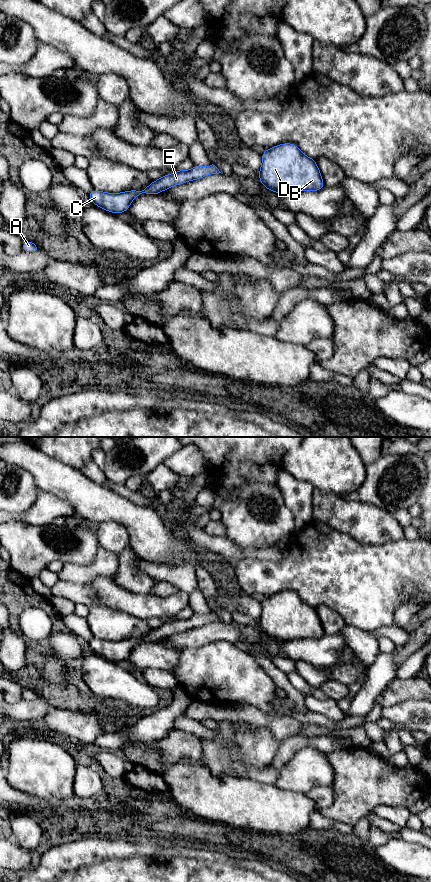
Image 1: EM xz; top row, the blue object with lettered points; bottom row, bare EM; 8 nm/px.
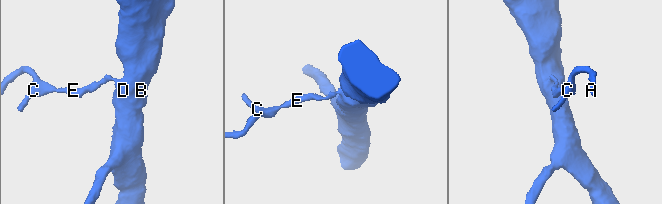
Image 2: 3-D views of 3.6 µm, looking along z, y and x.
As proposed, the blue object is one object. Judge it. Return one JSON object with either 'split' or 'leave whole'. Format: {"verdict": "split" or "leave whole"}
{"verdict": "leave whole"}

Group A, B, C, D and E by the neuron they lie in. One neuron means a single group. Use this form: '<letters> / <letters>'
A B C D E

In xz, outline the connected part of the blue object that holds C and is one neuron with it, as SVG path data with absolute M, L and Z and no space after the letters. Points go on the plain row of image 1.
M215 613L195 614L190 618L178 618L175 621L163 623L159 628L154 628L143 638L129 638L120 641L108 641L99 638L92 638L88 641L90 648L98 654L114 662L127 660L132 649L142 642L159 642L173 634L183 632L192 628L204 626L210 622L221 621Z

